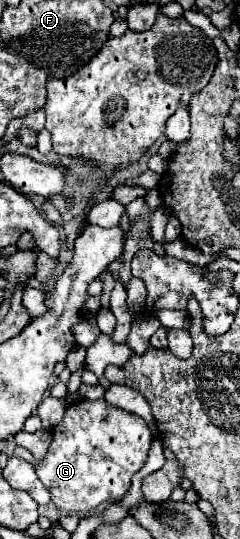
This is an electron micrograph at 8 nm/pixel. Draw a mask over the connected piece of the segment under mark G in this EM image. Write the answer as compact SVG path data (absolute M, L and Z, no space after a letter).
M81 399L67 405L63 421L57 423L51 433L53 439L49 451L39 463L35 463L35 471L43 485L51 491L51 501L65 511L91 511L105 501L121 499L131 487L131 477L143 467L151 447L151 431L145 421L123 409L107 405L105 399Z

